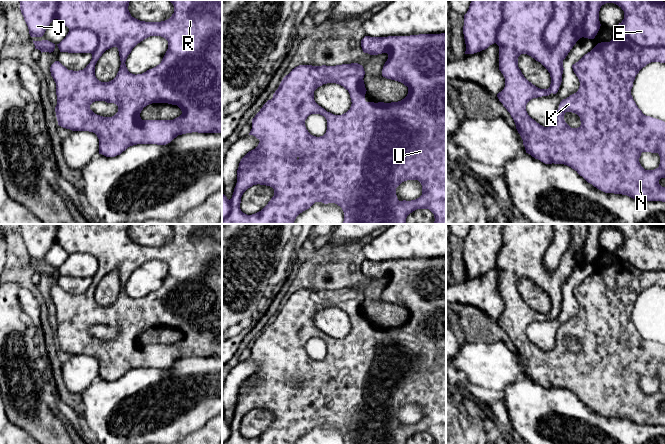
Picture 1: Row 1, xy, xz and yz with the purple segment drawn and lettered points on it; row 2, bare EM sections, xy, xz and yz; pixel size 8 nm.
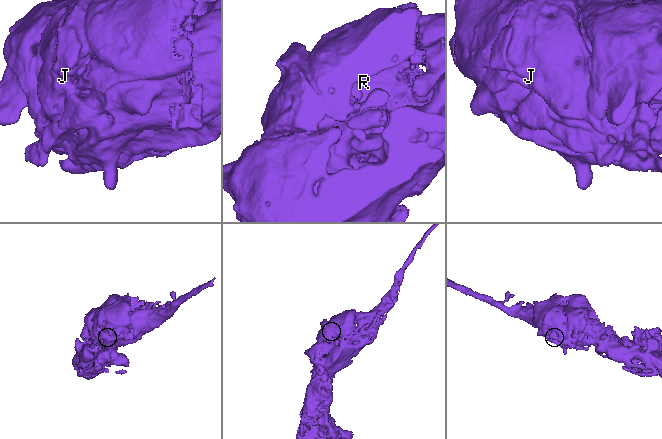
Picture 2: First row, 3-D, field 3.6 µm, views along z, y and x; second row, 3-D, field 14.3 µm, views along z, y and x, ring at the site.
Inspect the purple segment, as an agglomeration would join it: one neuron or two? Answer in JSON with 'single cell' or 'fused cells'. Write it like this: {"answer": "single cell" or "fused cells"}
{"answer": "single cell"}

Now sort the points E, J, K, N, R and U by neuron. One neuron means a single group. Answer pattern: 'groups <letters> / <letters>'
groups E J K N R U

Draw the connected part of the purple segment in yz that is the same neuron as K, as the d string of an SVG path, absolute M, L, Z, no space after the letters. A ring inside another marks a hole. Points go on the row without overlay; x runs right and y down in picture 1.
M471 224L469 233L464 239L463 258L466 268L465 278L474 278L480 276L487 273L490 269L494 267L499 270L499 294L505 302L505 311L501 316L497 318L497 321L513 342L516 353L523 364L523 369L525 371L526 377L530 378L532 381L540 384L545 388L564 388L571 391L588 407L592 408L594 411L605 417L627 419L638 425L665 426L665 411L662 411L659 408L659 404L661 402L665 402L665 346L644 339L636 329L631 319L631 313L633 311L635 301L643 291L651 286L665 287L665 226L659 224ZM606 227L614 227L624 235L624 243L616 251L617 259L610 266L598 267L590 276L585 278L578 286L572 289L573 295L580 306L578 315L560 326L555 346L552 350L544 351L540 349L528 339L526 335L527 327L533 322L548 320L551 317L556 318L558 316L562 306L562 298L564 294L563 284L566 282L570 274L580 262L595 262L601 250L599 245L599 235L601 230ZM521 278L527 278L531 280L536 285L540 286L548 294L551 301L551 308L548 313L540 313L524 301L518 291L518 281ZM566 336L575 337L580 341L581 349L578 352L571 352L565 346L564 339ZM642 376L658 377L660 380L659 391L654 394L645 394L639 386L639 382Z

